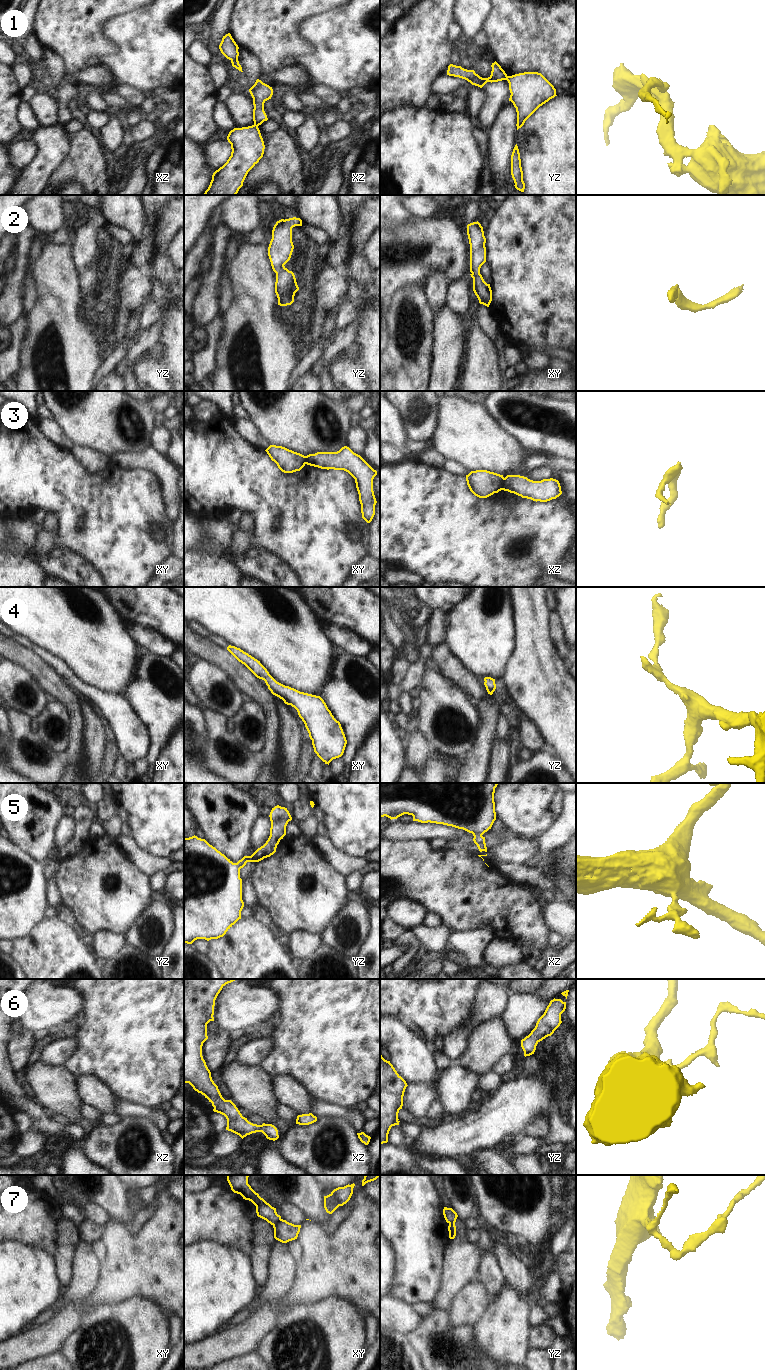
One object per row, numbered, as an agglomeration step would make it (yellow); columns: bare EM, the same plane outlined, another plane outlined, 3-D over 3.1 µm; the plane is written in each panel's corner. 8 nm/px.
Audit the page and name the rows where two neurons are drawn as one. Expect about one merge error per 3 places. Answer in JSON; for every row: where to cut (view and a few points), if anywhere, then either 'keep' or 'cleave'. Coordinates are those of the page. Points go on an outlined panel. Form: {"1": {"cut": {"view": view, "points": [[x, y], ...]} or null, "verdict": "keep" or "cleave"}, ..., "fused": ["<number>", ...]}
{"1": {"cut": {"view": "xz", "points": [[254, 124], [257, 127]]}, "verdict": "cleave"}, "2": {"cut": null, "verdict": "keep"}, "3": {"cut": {"view": "xz", "points": [[504, 478], [501, 489]]}, "verdict": "cleave"}, "4": {"cut": null, "verdict": "keep"}, "5": {"cut": null, "verdict": "keep"}, "6": {"cut": null, "verdict": "keep"}, "7": {"cut": {"view": "xy", "points": [[281, 1219], [273, 1225]]}, "verdict": "cleave"}, "fused": ["1", "3", "7"]}

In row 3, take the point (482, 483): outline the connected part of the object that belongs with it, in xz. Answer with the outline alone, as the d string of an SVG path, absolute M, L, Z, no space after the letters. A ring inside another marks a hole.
M487 470L471 471L466 475L470 491L479 498L487 498L502 490L503 475Z

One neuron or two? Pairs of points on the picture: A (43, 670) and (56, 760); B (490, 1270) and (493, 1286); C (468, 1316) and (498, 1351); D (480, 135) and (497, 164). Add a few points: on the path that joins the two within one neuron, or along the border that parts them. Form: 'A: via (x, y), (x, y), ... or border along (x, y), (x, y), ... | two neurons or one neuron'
A: border along (63, 751), (67, 765) | two neurons
B: via (490, 1274), (493, 1282) | one neuron
C: border along (489, 1305), (481, 1319), (473, 1327) | two neurons
D: border along (488, 131), (490, 170), (493, 173) | two neurons

